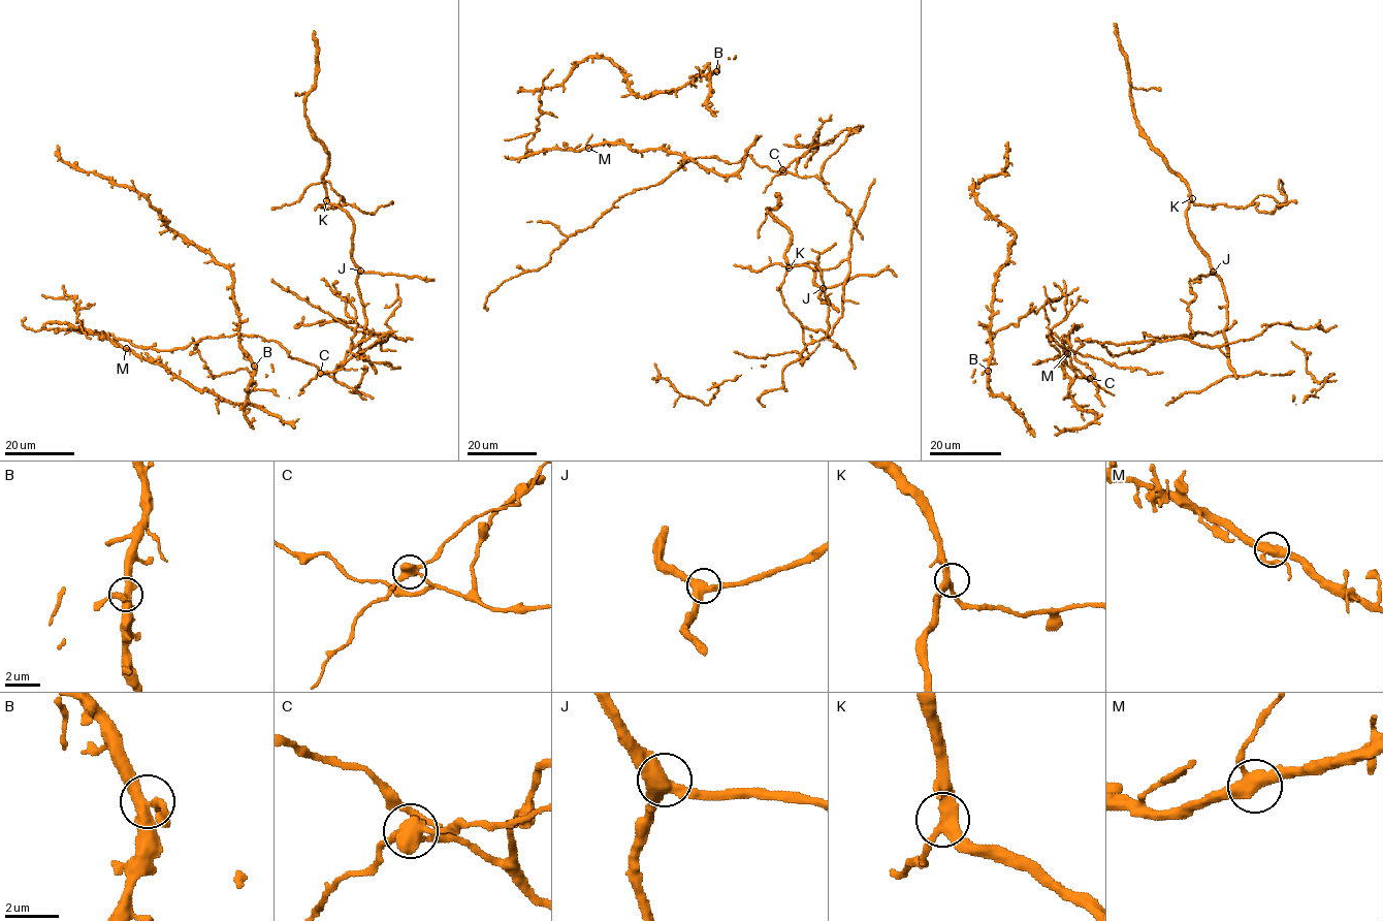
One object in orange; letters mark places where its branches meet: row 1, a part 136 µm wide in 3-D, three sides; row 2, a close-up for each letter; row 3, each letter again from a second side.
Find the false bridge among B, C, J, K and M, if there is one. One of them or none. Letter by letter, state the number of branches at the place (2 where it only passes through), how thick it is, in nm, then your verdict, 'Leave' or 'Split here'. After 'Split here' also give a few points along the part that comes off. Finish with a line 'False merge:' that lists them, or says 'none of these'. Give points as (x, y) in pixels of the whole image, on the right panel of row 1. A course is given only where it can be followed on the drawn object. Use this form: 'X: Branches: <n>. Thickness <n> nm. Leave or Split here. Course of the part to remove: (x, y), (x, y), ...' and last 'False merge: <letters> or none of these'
B: Branches: 3. Thickness 400 nm. Leave
C: Branches: 3. Thickness 460 nm. Split here. Course of the part to remove: (1089, 378), (1076, 375), (1049, 339), (1119, 368), (1146, 369), (1151, 374), (1162, 372)
J: Branches: 3. Thickness 440 nm. Leave
K: Branches: 3. Thickness 360 nm. Leave
M: Branches: 3. Thickness 420 nm. Leave
False merge: C

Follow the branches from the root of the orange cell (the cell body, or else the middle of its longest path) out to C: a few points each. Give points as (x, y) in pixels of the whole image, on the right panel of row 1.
C: (1083, 344), (1074, 357), (1091, 369), (1094, 377), (1089, 378)

